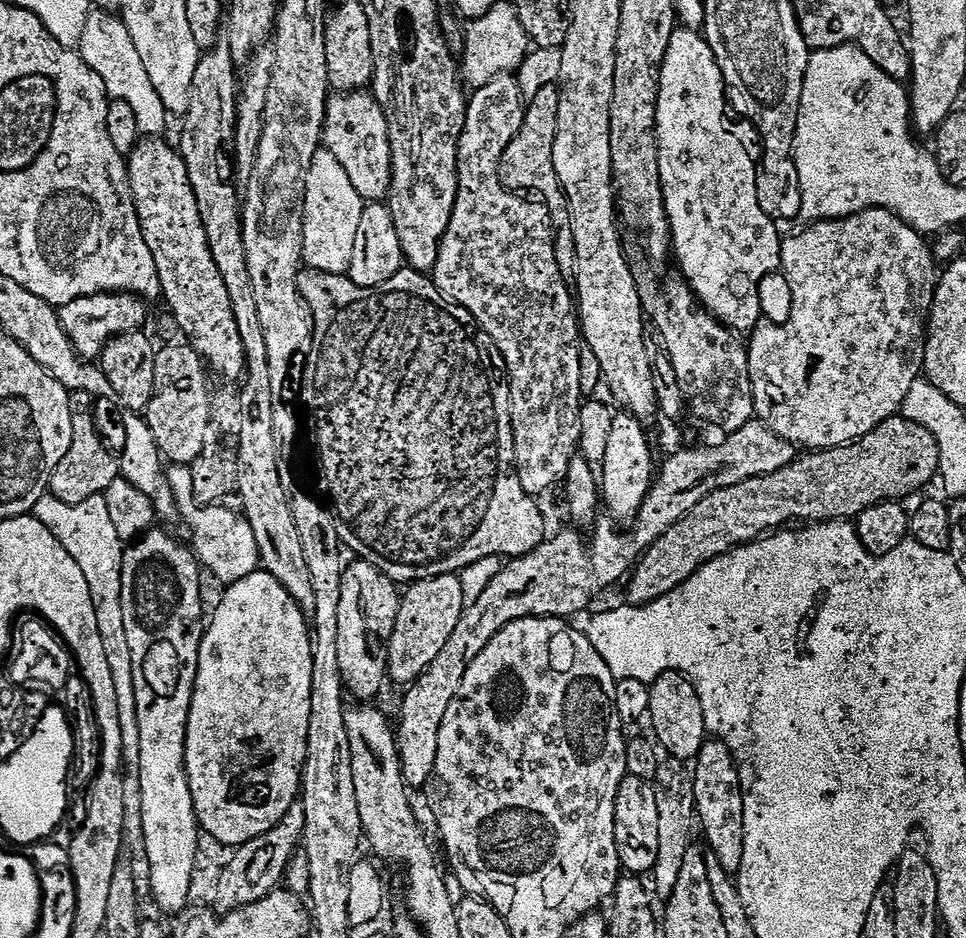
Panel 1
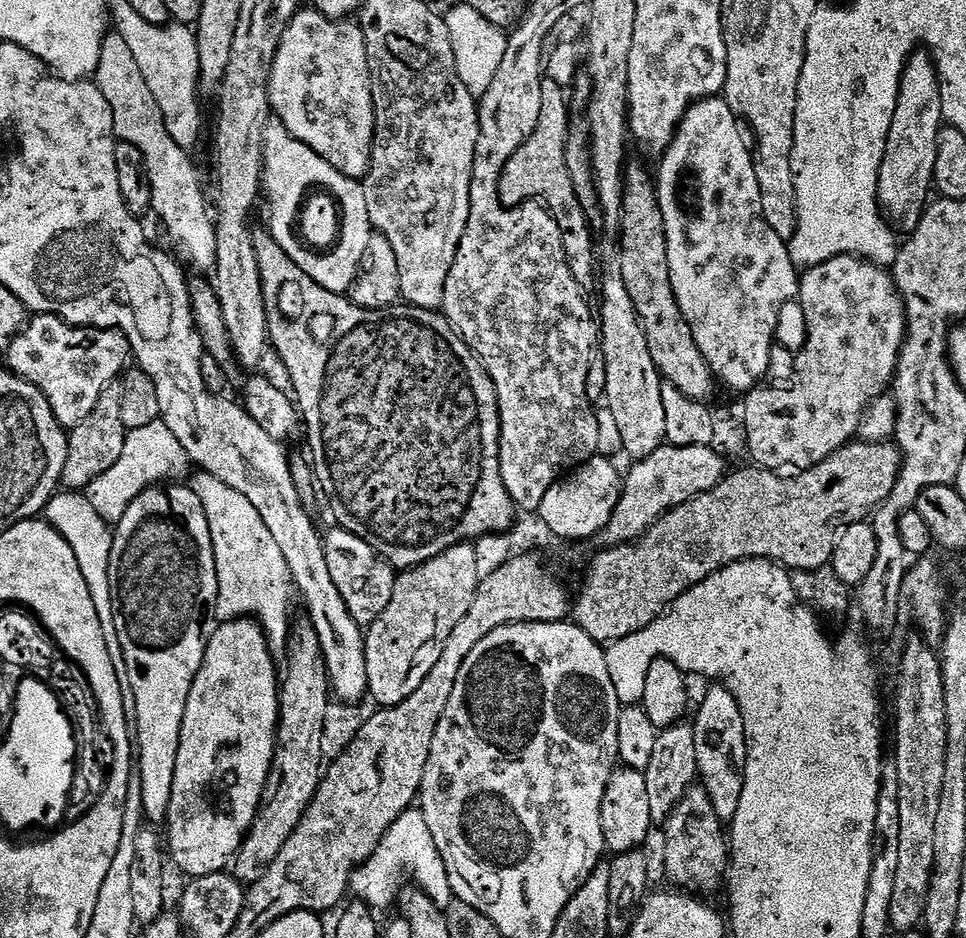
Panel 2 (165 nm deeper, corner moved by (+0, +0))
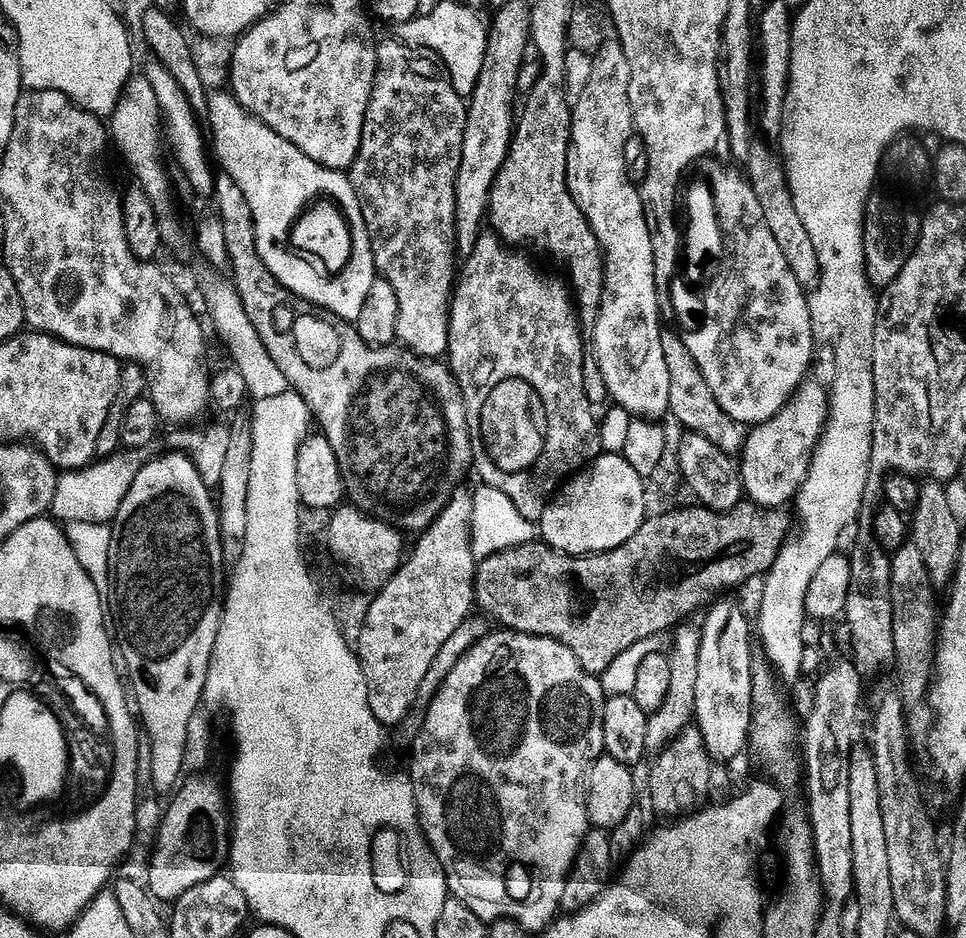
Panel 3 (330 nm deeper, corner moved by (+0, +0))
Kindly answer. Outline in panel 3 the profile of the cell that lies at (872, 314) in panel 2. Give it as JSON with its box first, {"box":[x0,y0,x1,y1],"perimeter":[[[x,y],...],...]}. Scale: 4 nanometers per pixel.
{"box":[738,378,830,508],"perimeter":[[[813,378],[805,379],[788,404],[774,418],[755,425],[747,433],[738,473],[743,480],[743,491],[751,503],[761,508],[784,508],[795,501],[806,482],[812,456],[820,435],[828,425],[830,392]]]}

